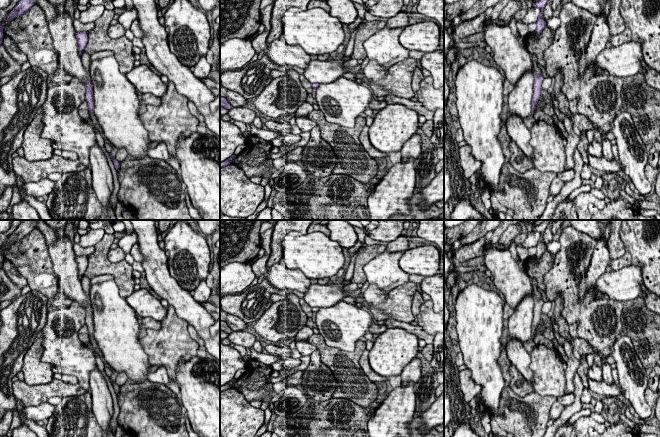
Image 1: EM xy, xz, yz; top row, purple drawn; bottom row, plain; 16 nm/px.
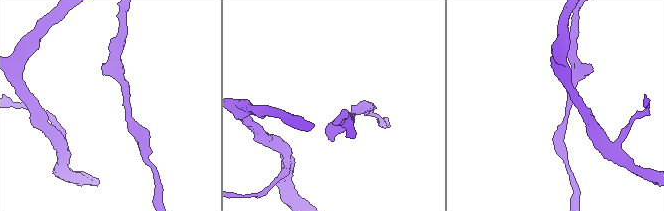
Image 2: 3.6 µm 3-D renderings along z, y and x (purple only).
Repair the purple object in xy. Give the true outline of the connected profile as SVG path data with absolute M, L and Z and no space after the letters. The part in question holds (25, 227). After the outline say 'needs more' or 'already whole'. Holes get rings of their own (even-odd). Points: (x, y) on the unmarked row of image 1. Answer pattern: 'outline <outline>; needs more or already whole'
outline M23 220L15 232L8 238L7 245L23 239L36 227L38 221L39 220Z; already whole

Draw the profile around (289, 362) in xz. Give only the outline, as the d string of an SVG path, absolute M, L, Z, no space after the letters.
M287 357L283 361L284 368L294 369L301 364L301 360L299 358Z

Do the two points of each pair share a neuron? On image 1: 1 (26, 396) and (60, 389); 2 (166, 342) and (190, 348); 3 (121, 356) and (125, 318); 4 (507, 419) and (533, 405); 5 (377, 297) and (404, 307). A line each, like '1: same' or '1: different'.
1: same
2: same
3: same
4: same
5: same

